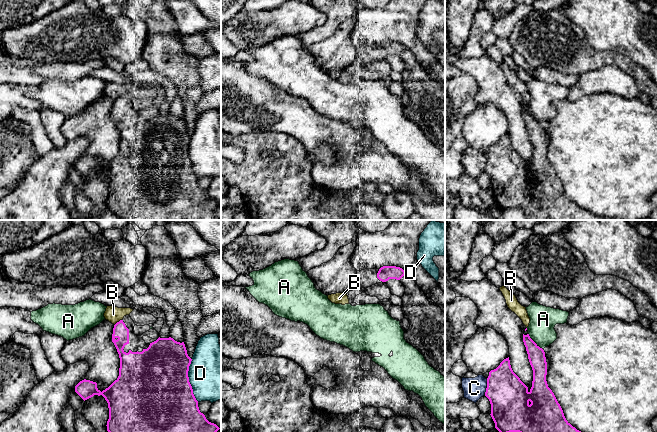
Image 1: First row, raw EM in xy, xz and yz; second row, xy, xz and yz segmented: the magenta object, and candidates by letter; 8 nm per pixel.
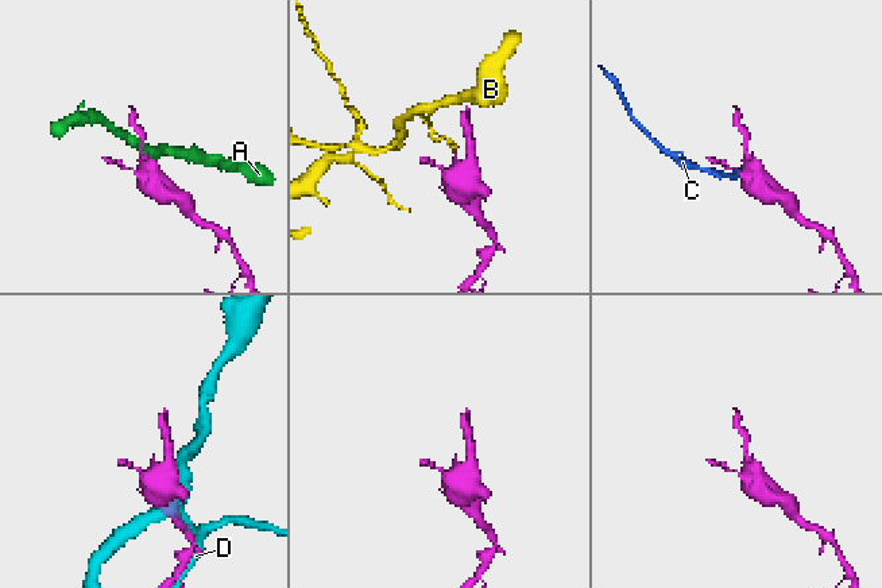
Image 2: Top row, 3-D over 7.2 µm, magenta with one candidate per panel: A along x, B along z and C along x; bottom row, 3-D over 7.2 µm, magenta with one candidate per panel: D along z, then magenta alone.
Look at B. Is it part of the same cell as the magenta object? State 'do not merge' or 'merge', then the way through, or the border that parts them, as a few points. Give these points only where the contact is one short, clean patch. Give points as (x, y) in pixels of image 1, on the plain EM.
do not merge

